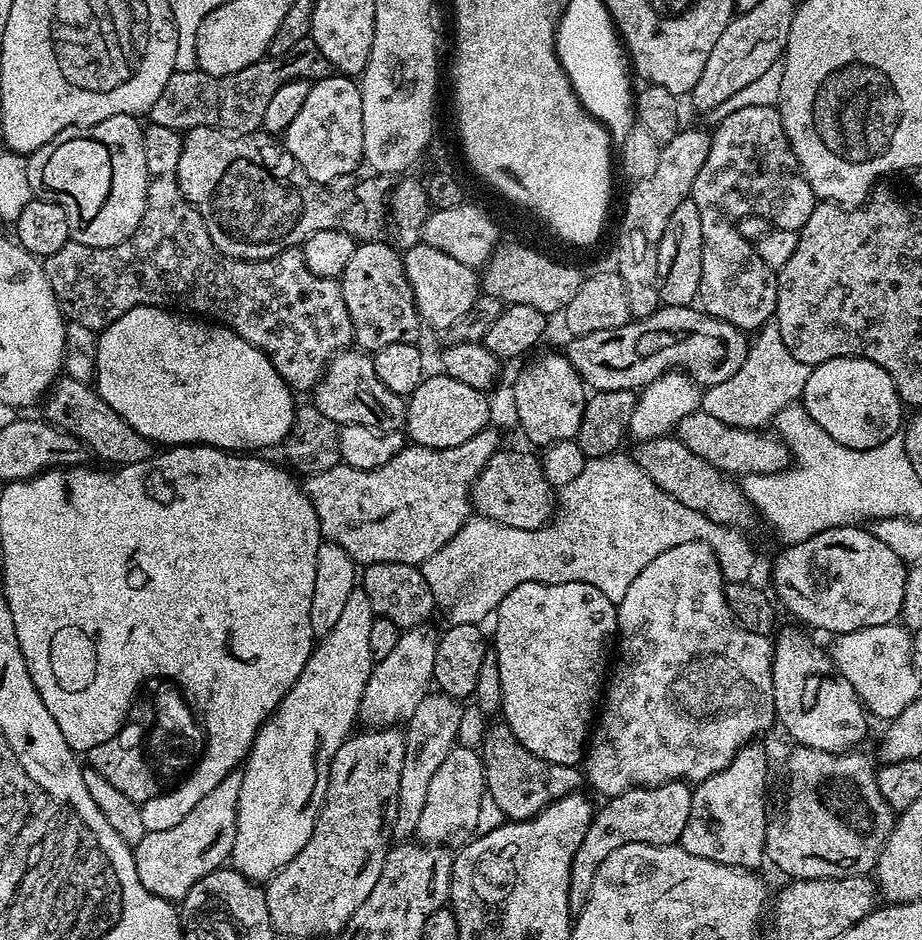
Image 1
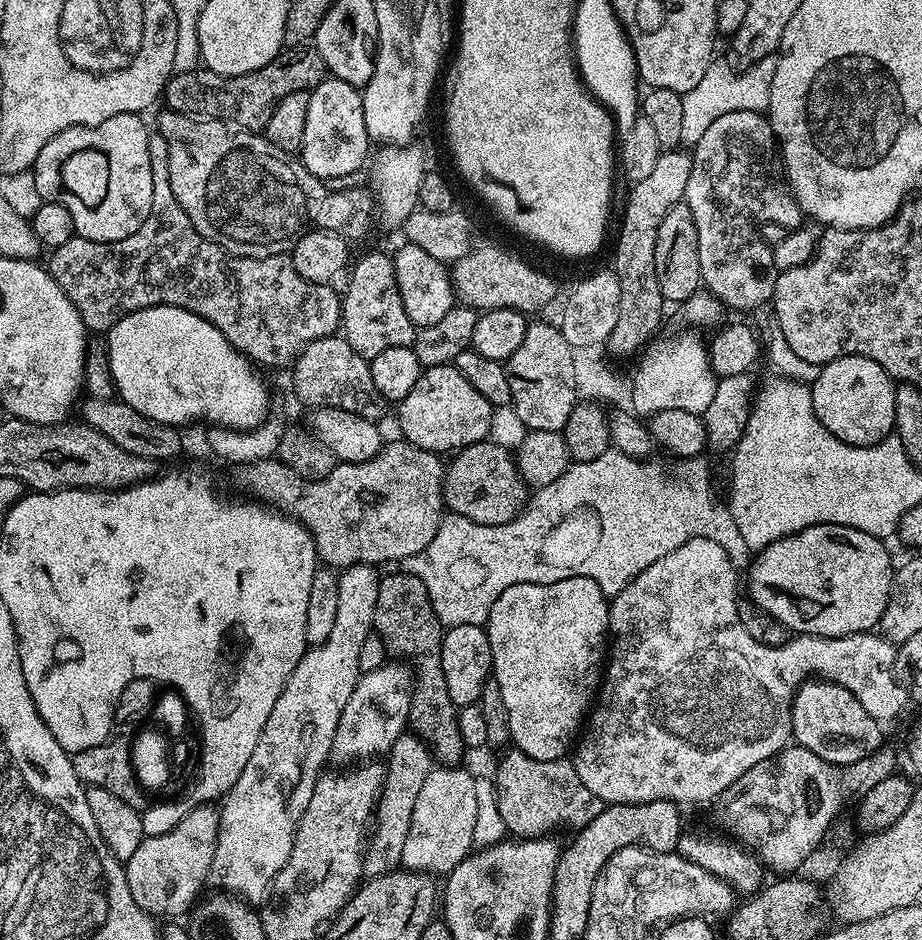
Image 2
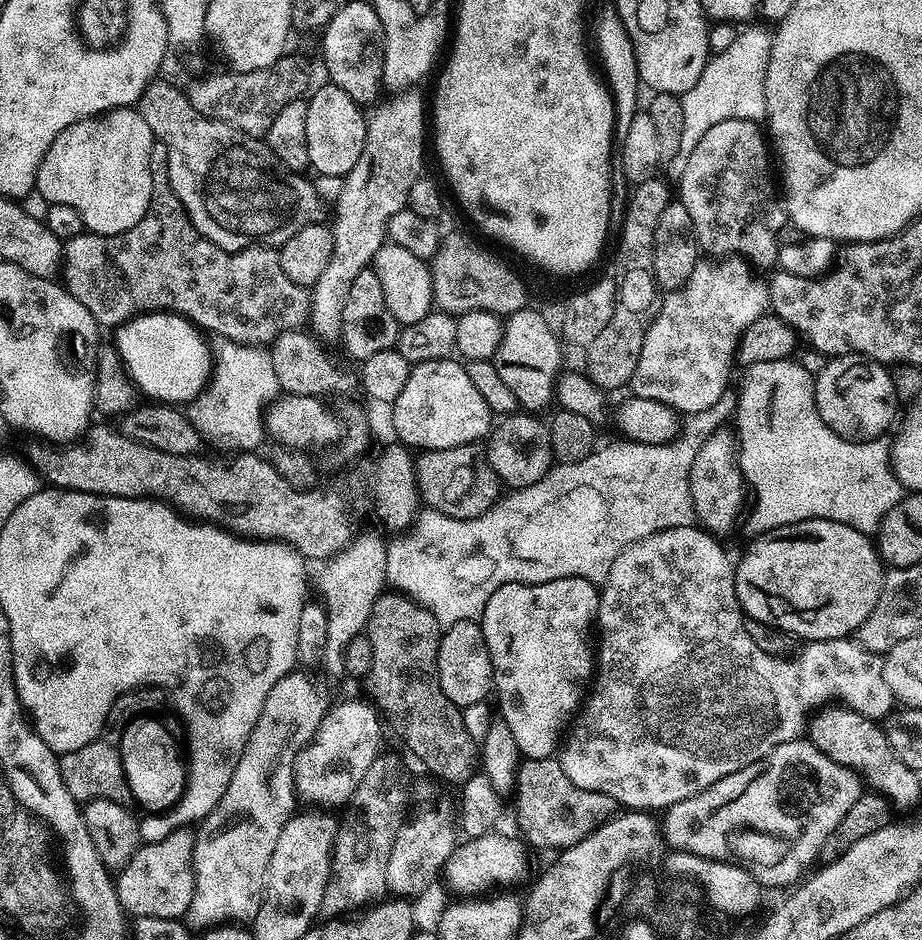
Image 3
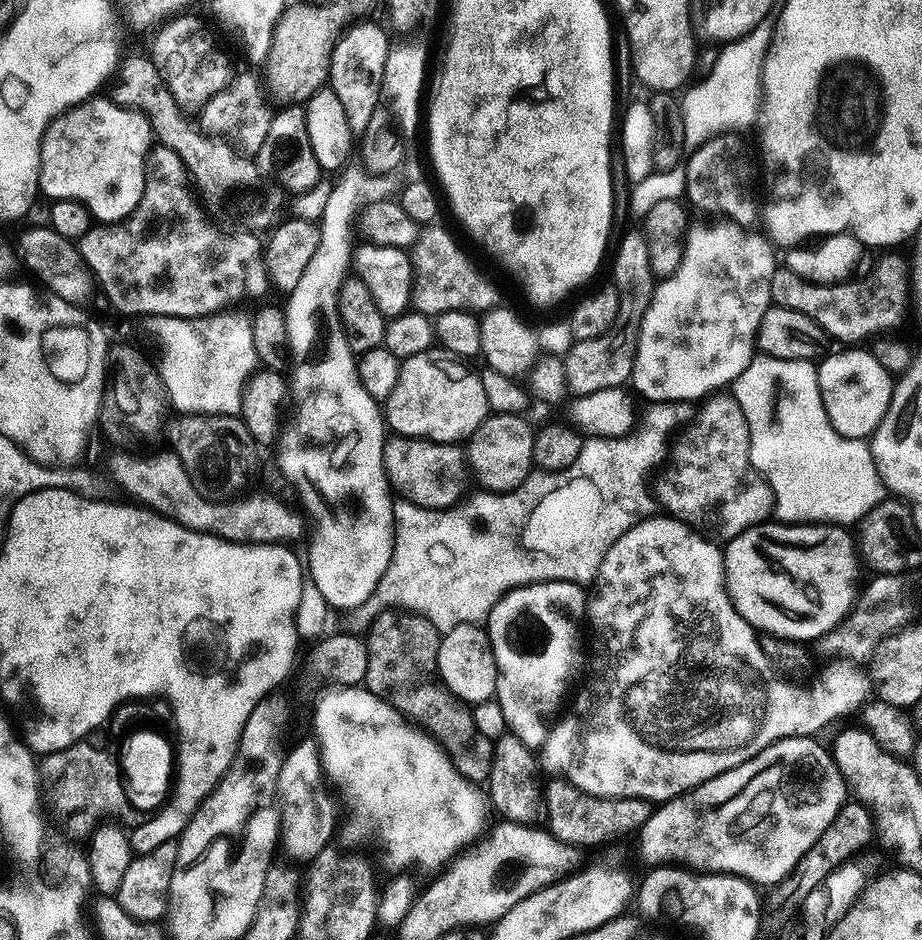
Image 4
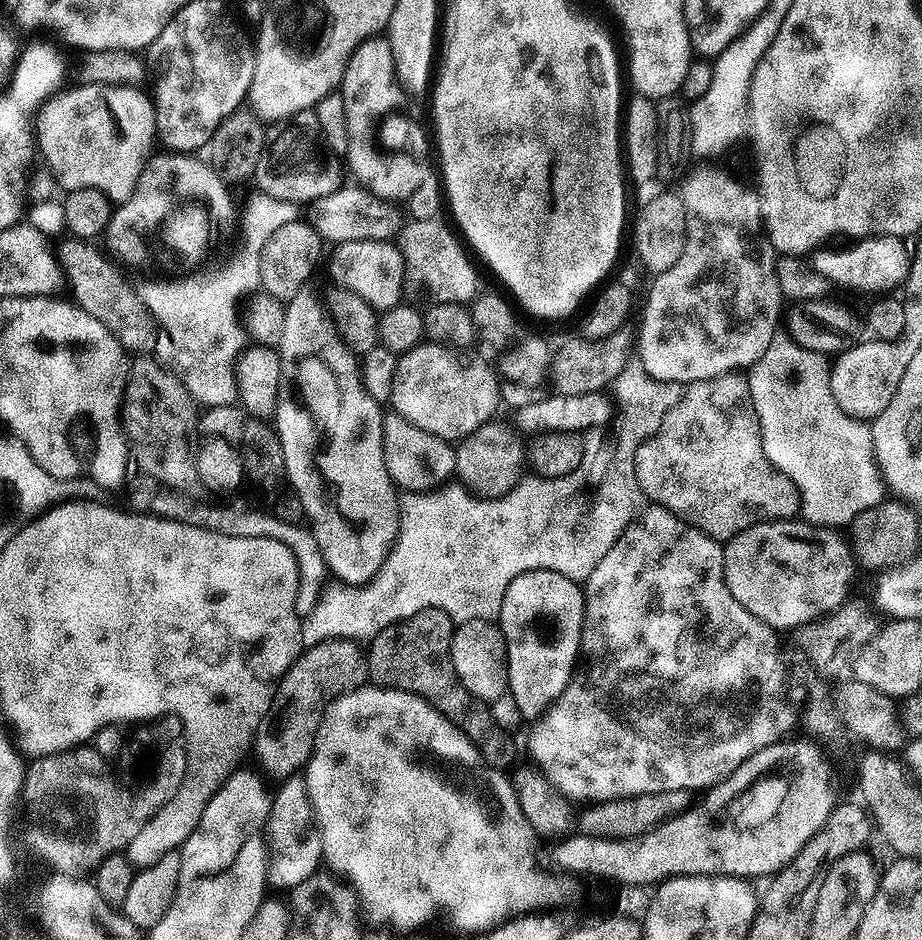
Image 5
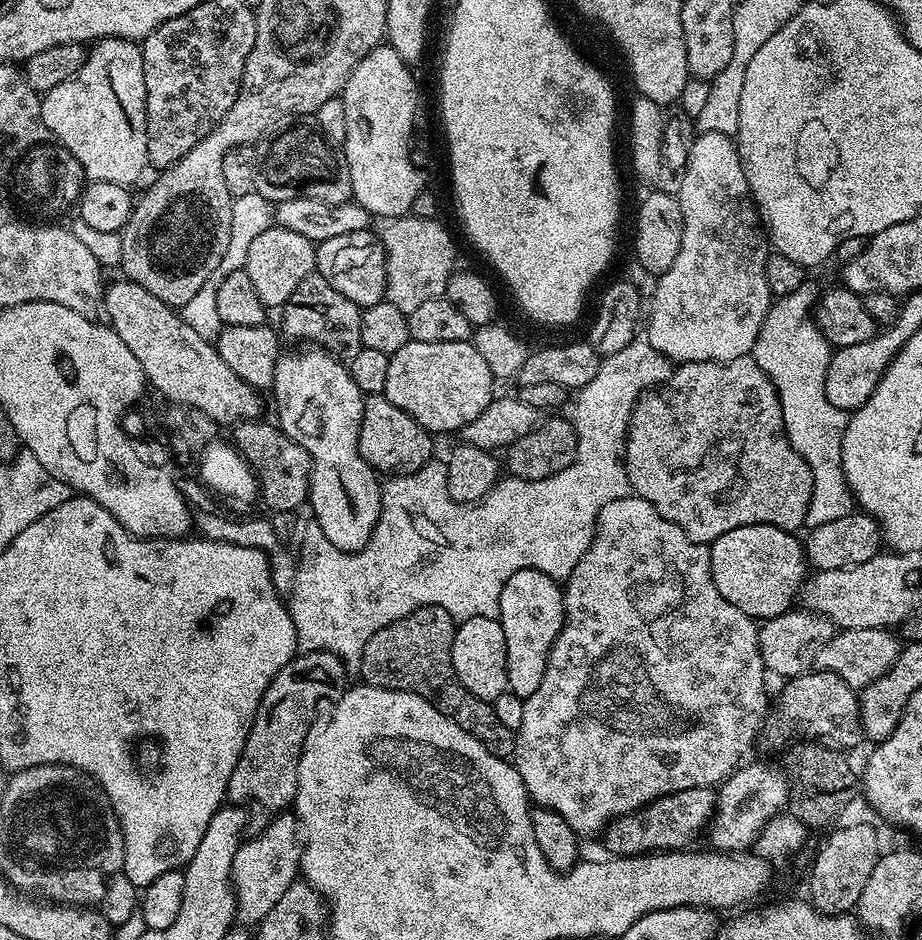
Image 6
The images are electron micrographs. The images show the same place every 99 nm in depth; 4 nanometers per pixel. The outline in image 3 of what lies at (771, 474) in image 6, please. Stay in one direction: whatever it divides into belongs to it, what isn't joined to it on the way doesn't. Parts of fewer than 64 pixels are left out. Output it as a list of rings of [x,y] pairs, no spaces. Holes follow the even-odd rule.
[[[724,426],[717,428],[711,438],[698,450],[688,479],[695,519],[698,521],[699,527],[717,538],[724,538],[724,535],[736,523],[737,527],[741,523],[742,513],[745,511],[746,481],[740,469],[738,441],[735,435],[729,429],[727,432],[726,429],[727,427]]]

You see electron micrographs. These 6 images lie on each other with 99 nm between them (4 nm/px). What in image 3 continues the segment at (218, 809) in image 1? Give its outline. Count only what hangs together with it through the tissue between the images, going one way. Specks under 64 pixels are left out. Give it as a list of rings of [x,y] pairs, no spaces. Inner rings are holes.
[[[186,827],[175,828],[162,838],[162,842],[141,843],[114,880],[118,902],[129,917],[180,920],[187,913],[193,890],[192,850],[195,841],[193,829]]]

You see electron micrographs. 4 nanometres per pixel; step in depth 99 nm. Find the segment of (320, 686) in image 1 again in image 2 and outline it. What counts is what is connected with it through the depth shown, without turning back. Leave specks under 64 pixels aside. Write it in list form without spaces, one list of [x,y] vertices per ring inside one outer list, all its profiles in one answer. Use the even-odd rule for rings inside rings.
[[[352,564],[339,573],[339,578],[338,611],[327,625],[330,636],[321,644],[311,645],[298,666],[294,666],[294,674],[290,674],[282,694],[278,694],[278,702],[274,702],[274,710],[270,710],[270,718],[266,718],[266,726],[262,726],[262,734],[258,738],[258,746],[254,746],[254,754],[250,754],[250,762],[246,762],[242,774],[238,774],[238,782],[234,782],[218,808],[220,825],[212,872],[220,879],[225,893],[239,896],[253,906],[267,897],[273,878],[288,861],[296,828],[300,825],[302,814],[306,814],[306,806],[310,806],[310,798],[316,789],[319,768],[329,761],[332,753],[338,718],[342,710],[346,710],[346,702],[350,702],[350,694],[354,694],[354,686],[361,678],[358,657],[362,642],[366,642],[366,638],[374,632],[374,602],[378,602],[380,585],[377,569],[371,564]]]

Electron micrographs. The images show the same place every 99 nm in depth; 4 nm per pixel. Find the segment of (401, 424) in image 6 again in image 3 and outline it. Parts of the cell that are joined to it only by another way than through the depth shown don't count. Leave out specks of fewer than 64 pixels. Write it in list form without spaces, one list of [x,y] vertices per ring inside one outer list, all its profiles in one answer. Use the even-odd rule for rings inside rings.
[[[479,443],[454,446],[450,450],[421,451],[414,460],[416,491],[429,509],[450,518],[478,518],[502,495],[500,479],[488,465],[485,449]]]

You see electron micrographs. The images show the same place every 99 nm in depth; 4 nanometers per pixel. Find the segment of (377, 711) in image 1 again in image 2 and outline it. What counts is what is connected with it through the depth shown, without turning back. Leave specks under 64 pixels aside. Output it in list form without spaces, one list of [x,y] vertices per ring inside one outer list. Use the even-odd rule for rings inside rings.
[[[385,662],[378,670],[363,673],[338,718],[331,759],[340,763],[337,765],[348,766],[387,754],[399,736],[405,735],[413,691],[414,674],[405,663]]]

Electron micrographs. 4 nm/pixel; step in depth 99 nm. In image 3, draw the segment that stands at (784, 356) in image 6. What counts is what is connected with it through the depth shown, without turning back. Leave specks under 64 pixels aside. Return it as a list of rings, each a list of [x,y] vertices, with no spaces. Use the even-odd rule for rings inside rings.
[[[792,358],[749,364],[743,371],[744,377],[736,392],[734,435],[747,487],[756,491],[756,505],[752,513],[750,508],[742,524],[745,537],[755,538],[803,520],[833,520],[865,534],[875,533],[884,515],[906,494],[904,485],[892,473],[889,441],[881,438],[857,442],[834,434],[818,414],[813,373],[795,364]]]

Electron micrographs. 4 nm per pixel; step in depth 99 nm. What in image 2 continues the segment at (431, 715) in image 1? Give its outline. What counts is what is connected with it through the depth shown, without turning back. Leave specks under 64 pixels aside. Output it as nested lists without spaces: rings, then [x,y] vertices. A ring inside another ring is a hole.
[[[415,734],[399,736],[394,746],[387,752],[384,788],[380,791],[378,801],[380,809],[375,813],[374,831],[367,841],[364,854],[364,872],[369,877],[381,876],[382,873],[401,863],[406,834],[409,833],[413,817],[414,802],[417,801],[422,784],[432,769],[434,769],[432,749]]]

